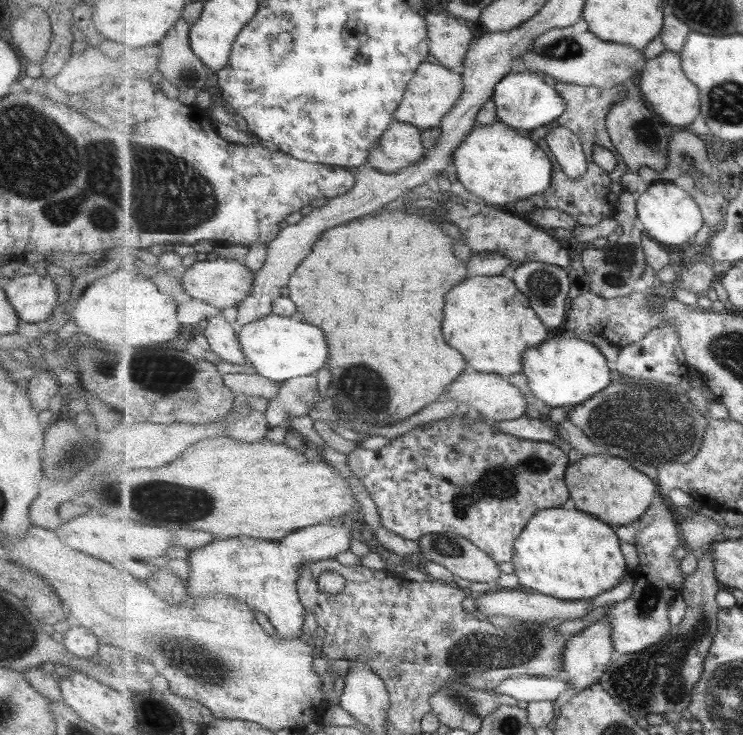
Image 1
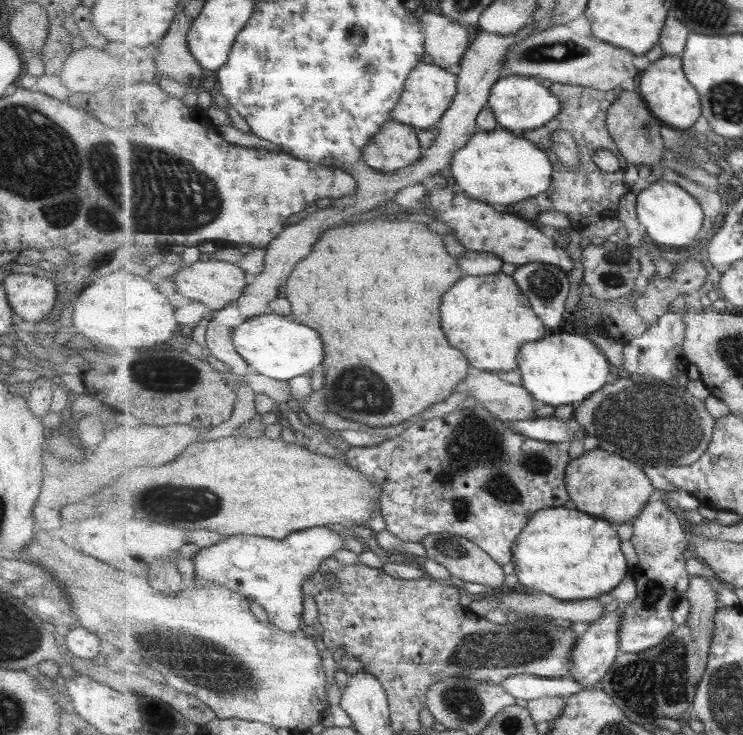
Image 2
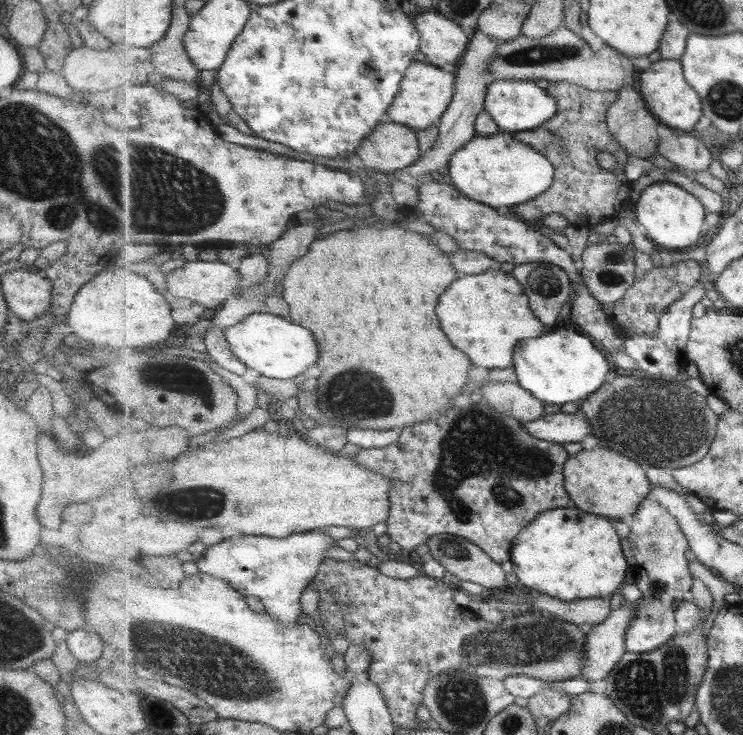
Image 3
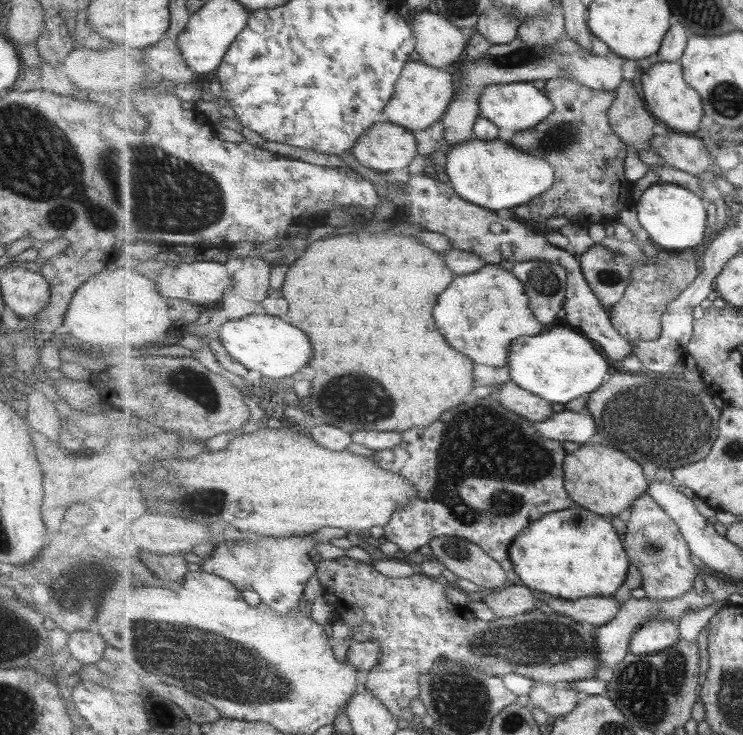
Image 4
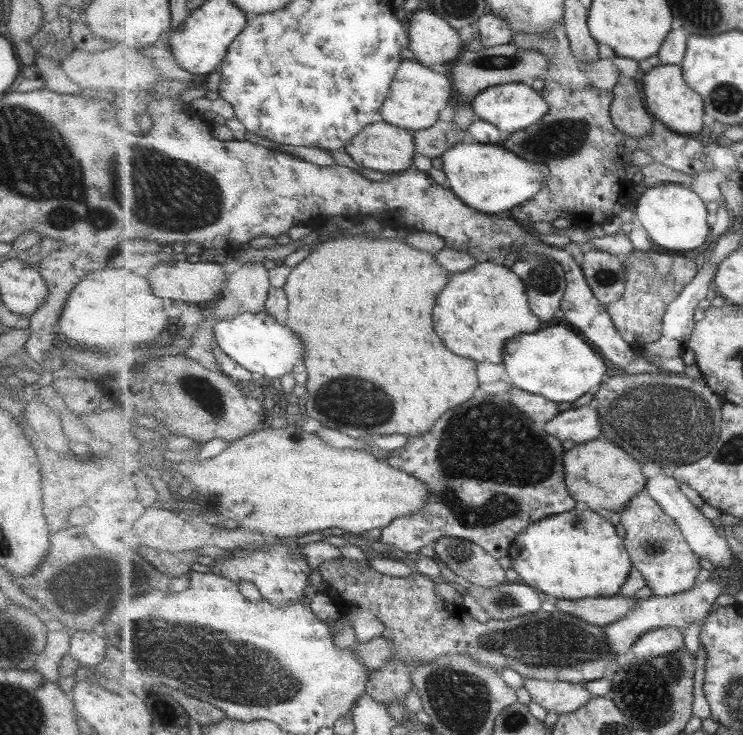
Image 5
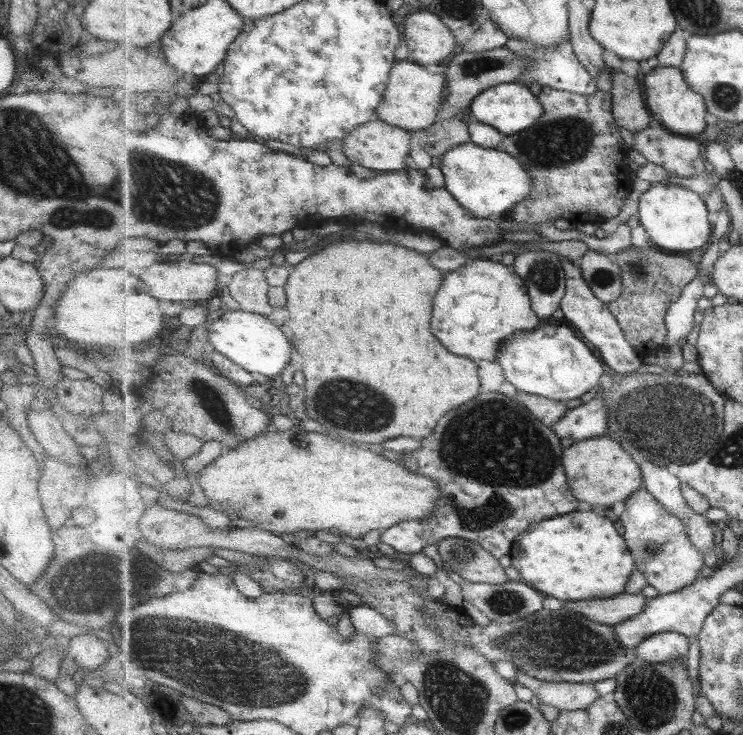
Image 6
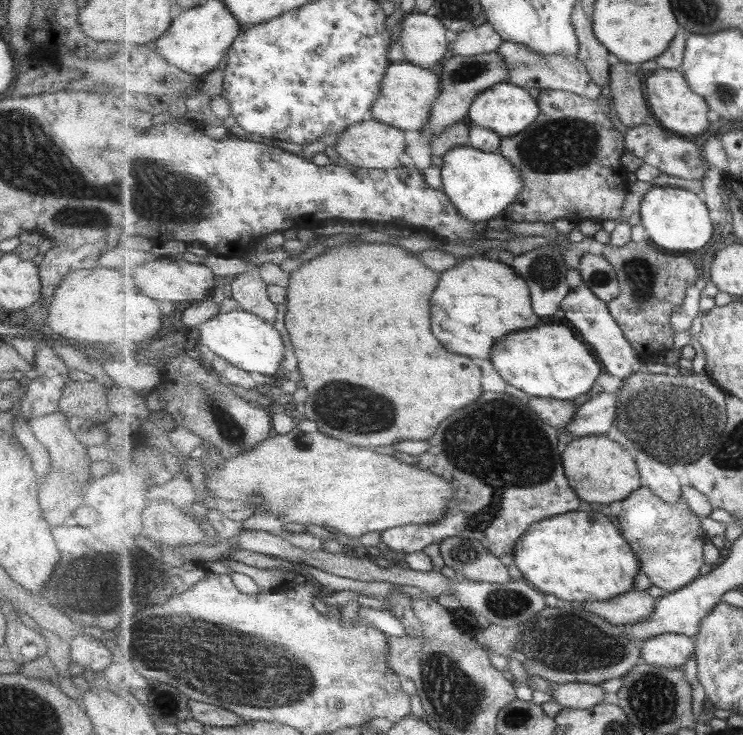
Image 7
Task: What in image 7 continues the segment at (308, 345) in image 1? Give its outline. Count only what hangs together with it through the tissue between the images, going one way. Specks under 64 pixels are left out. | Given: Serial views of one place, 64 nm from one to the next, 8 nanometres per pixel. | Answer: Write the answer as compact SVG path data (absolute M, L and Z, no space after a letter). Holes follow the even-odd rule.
M236 308L228 313L214 316L199 328L197 341L199 345L205 346L215 355L229 360L233 366L248 373L259 372L259 374L279 379L285 346L279 330L276 330L267 320L243 308Z

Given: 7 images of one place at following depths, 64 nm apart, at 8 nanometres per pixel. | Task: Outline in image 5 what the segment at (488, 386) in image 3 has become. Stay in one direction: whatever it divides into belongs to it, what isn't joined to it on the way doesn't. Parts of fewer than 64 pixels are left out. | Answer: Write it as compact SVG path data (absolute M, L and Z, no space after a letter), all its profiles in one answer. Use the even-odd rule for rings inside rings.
M513 386L509 388L509 399L513 405L519 407L524 413L531 416L531 419L537 420L539 424L547 424L555 416L559 416L559 404L553 402L544 396L531 394Z

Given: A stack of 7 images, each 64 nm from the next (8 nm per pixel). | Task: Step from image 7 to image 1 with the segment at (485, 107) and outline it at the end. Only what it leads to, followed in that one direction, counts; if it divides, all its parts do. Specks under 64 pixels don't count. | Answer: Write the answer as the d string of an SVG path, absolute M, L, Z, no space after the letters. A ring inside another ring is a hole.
M524 71L503 78L495 87L495 94L492 96L497 104L498 120L516 130L535 130L561 118L568 106L565 98L555 85L549 86L543 77L537 72Z

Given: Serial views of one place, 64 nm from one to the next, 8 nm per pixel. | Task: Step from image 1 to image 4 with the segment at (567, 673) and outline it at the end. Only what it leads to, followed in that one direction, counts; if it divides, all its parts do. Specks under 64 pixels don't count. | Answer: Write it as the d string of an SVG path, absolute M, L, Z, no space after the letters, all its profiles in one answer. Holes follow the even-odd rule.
M693 589L685 595L669 601L653 601L649 597L643 599L630 598L625 601L621 604L621 610L619 610L619 614L614 620L611 620L605 626L596 628L596 648L597 657L600 660L600 668L597 668L595 677L608 678L630 653L629 644L633 638L633 633L637 633L645 624L653 621L656 617L664 617L678 623L685 612L695 610L695 608L707 608L713 602L715 602L715 598L713 598L713 594L708 589L703 595Z

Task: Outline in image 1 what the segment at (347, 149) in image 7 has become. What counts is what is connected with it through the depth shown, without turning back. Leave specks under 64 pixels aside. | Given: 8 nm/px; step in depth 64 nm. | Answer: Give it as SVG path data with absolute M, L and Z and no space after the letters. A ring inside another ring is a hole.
M393 122L379 142L379 148L387 160L377 162L373 166L393 174L401 171L401 168L417 164L429 152L424 146L421 133L422 130L412 124Z

